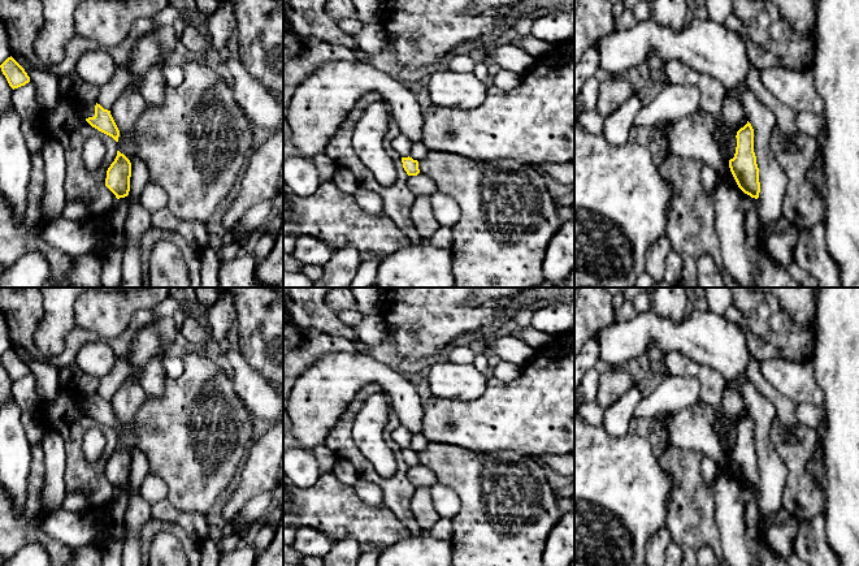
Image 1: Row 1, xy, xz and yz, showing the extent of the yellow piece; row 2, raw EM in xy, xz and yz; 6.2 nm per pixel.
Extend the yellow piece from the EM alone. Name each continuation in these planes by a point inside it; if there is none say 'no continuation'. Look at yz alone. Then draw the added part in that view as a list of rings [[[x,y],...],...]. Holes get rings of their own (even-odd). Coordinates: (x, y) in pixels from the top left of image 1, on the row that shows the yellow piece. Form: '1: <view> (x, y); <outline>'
no continuation

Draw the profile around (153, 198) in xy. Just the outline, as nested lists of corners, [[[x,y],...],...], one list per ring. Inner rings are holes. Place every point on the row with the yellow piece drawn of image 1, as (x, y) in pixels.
[[[147,182],[140,194],[140,203],[149,212],[156,212],[166,207],[168,194],[155,182]]]

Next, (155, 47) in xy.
[[[173,26],[155,27],[142,36],[134,46],[127,73],[134,85],[123,90],[110,109],[110,115],[120,130],[117,151],[123,154],[130,163],[138,159],[134,126],[146,101],[140,92],[143,77],[155,65],[165,62],[174,52],[178,36]]]

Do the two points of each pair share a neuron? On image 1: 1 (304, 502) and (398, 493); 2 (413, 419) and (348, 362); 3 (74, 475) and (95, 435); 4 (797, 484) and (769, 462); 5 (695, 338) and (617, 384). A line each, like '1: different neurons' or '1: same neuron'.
1: different neurons
2: same neuron
3: different neurons
4: different neurons
5: different neurons

